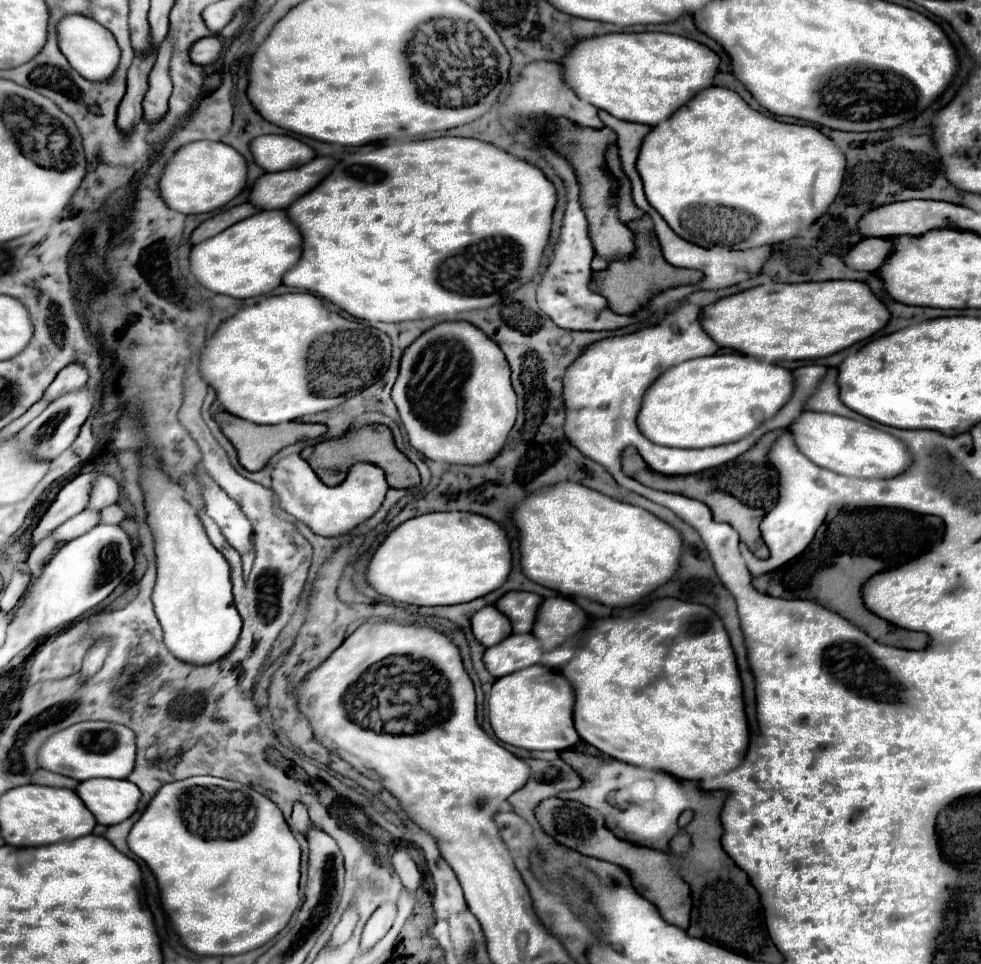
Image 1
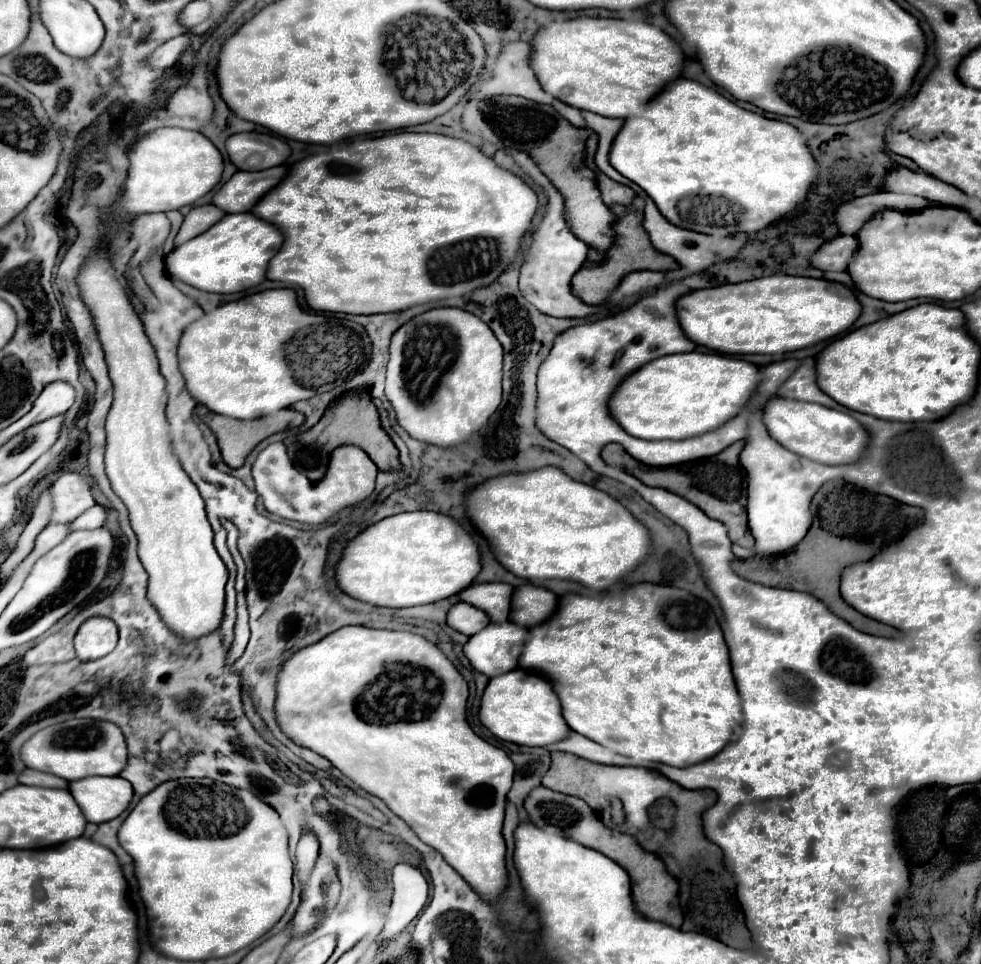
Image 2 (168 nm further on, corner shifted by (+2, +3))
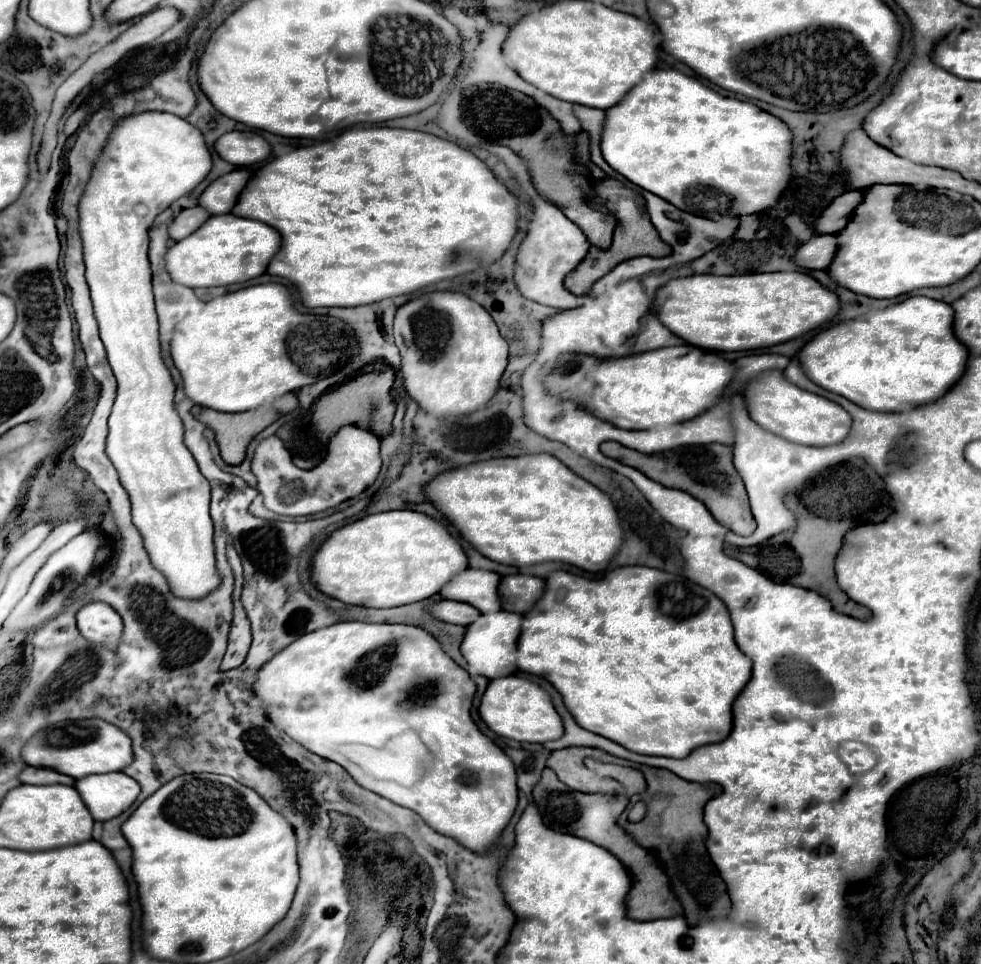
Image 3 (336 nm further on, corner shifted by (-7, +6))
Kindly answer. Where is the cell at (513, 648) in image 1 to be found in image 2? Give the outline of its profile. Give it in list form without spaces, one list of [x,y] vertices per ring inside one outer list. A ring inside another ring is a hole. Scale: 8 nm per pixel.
[[[492,622],[490,628],[484,628],[466,642],[464,654],[478,672],[494,678],[518,668],[526,638],[528,630],[518,628],[514,622]]]

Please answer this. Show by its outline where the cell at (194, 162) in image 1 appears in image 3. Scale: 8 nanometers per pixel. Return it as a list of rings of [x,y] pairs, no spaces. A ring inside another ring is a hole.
[[[143,111],[127,115],[113,125],[107,143],[95,161],[91,179],[87,181],[79,199],[79,235],[83,241],[87,283],[91,289],[95,317],[99,321],[101,341],[105,343],[109,365],[119,385],[109,417],[107,455],[119,473],[121,485],[131,497],[133,525],[143,535],[151,563],[167,577],[171,591],[183,599],[205,597],[219,585],[213,555],[213,521],[209,517],[211,489],[209,481],[201,475],[191,451],[183,443],[183,423],[173,407],[175,385],[161,359],[147,249],[149,227],[153,225],[153,219],[175,199],[191,193],[209,171],[211,153],[197,127],[171,113]]]

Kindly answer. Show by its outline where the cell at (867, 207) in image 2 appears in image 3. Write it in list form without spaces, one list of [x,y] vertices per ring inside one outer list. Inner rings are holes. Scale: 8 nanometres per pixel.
[[[847,191],[839,197],[835,197],[827,209],[821,213],[821,217],[815,221],[815,233],[817,235],[835,235],[839,233],[845,225],[849,215],[853,213],[855,205],[859,205],[859,201],[863,199],[861,191]]]

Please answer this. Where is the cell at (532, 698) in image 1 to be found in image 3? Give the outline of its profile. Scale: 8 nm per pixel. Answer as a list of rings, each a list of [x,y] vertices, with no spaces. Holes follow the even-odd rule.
[[[519,675],[491,679],[487,691],[481,697],[479,715],[485,725],[499,737],[515,739],[519,743],[547,743],[563,735],[563,723],[551,705],[551,697],[537,683]]]

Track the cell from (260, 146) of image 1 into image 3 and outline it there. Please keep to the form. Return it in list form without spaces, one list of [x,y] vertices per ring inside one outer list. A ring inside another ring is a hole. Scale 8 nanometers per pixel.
[[[229,131],[215,141],[215,151],[227,163],[251,165],[265,161],[271,153],[271,147],[255,131]]]

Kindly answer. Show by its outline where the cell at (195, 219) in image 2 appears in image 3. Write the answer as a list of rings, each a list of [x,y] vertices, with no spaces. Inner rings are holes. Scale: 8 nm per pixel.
[[[191,207],[191,209],[183,209],[175,219],[173,223],[169,225],[169,237],[173,241],[179,241],[183,237],[187,237],[191,231],[197,231],[205,221],[209,219],[207,211],[203,211],[201,207]]]

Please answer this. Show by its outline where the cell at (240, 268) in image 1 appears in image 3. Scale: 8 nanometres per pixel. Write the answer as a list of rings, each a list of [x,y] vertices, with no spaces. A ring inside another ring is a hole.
[[[209,217],[195,233],[177,241],[165,255],[165,267],[171,279],[185,287],[217,287],[255,279],[265,273],[271,257],[279,251],[281,237],[269,225],[243,217]]]

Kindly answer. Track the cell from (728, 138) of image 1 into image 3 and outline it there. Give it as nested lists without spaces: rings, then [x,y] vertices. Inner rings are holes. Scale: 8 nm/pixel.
[[[653,69],[635,87],[631,87],[625,93],[623,101],[605,109],[605,121],[603,121],[603,131],[601,131],[601,155],[617,173],[621,173],[633,185],[669,201],[671,205],[675,205],[687,213],[695,213],[695,215],[707,217],[707,219],[741,217],[741,215],[753,215],[757,211],[769,209],[779,199],[783,185],[787,185],[787,181],[789,181],[787,157],[791,157],[791,131],[787,129],[787,125],[783,125],[783,121],[779,121],[777,117],[773,117],[767,111],[761,111],[757,105],[753,105],[749,101],[739,101],[735,97],[723,97],[721,93],[713,91],[711,87],[705,87],[699,79],[689,77],[677,69]]]

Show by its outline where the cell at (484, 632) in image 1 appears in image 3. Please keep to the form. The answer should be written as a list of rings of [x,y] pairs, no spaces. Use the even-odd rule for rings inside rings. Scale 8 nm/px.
[[[437,601],[427,607],[427,613],[431,613],[439,621],[455,623],[463,627],[475,621],[475,617],[479,617],[479,611],[475,611],[475,607],[459,601]]]

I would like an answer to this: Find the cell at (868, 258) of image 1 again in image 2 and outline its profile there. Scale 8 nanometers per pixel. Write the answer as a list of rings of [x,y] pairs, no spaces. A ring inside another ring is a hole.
[[[838,236],[838,240],[830,240],[830,244],[822,244],[818,252],[812,256],[812,266],[820,270],[846,270],[852,256],[858,252],[856,236]]]

